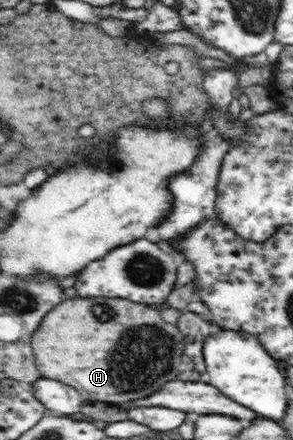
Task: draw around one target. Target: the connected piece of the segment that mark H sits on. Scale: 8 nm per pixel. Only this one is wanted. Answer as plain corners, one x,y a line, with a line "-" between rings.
82,297
74,298
74,300
64,300
62,304
58,304
58,308
52,308
42,324
37,326
37,330
33,332
31,340
31,349
35,356
35,366
37,370
41,372
41,376
47,379
60,380
64,384
70,384
74,388
78,388
80,396
84,400
100,400
100,402
114,402
114,404
122,404
122,402
128,402
128,400
136,400
136,398
144,398
144,396
150,396
152,392
160,390
162,384
176,380
176,376
181,373
183,369
183,350
185,340
182,333
175,324
165,322
160,317
161,311
149,307
142,303
135,303
128,299
117,298
100,298
98,300
82,300

